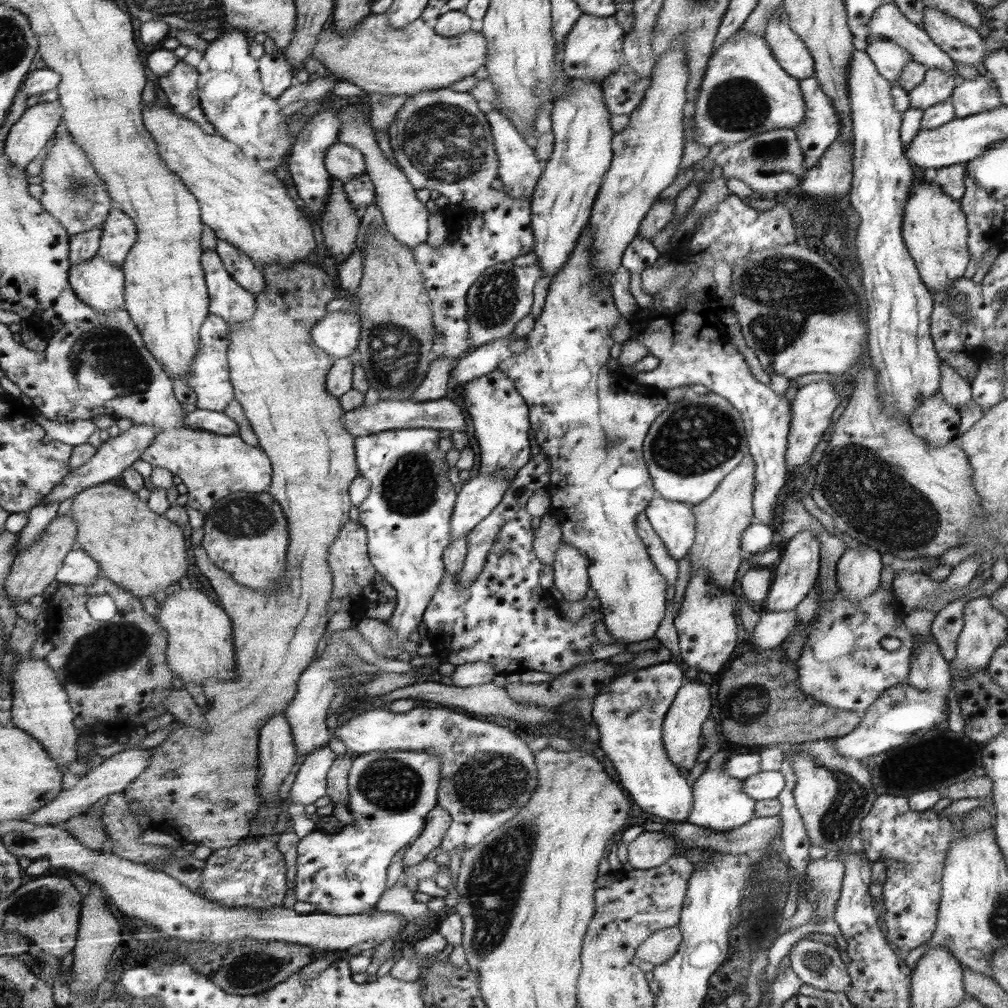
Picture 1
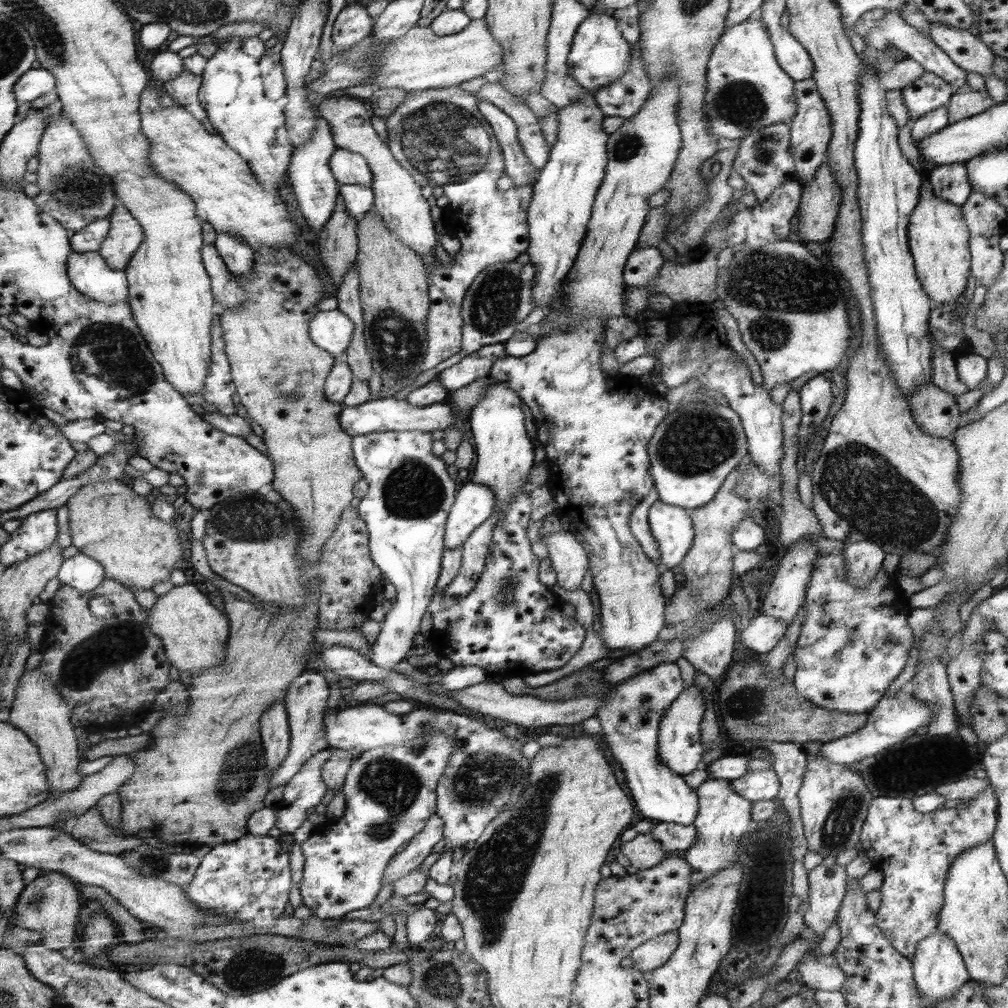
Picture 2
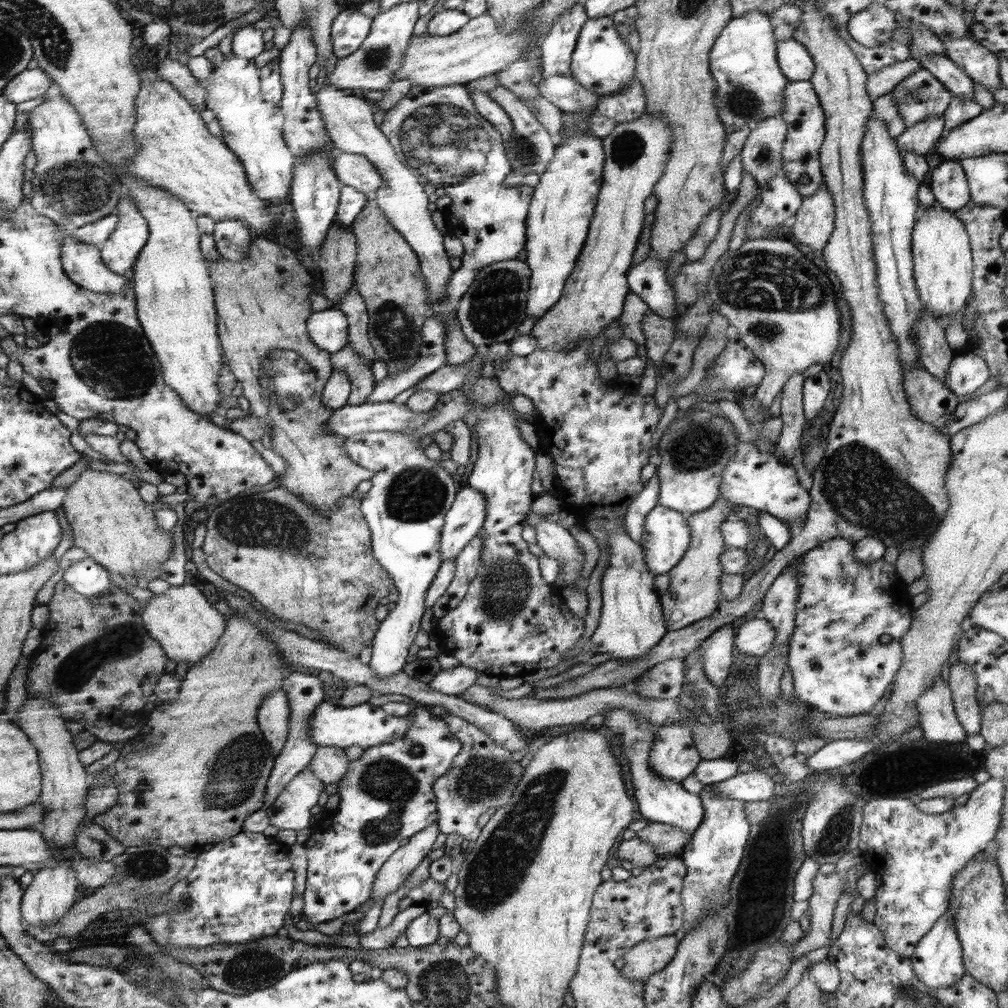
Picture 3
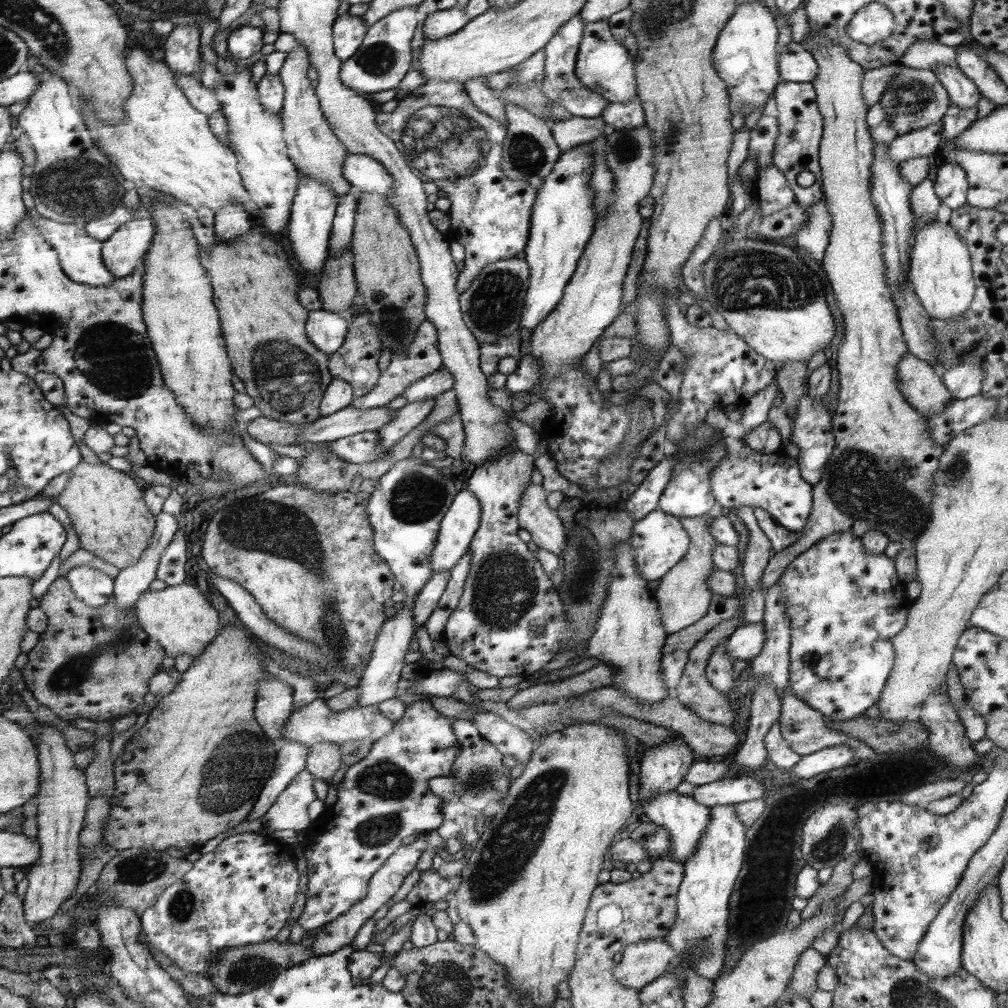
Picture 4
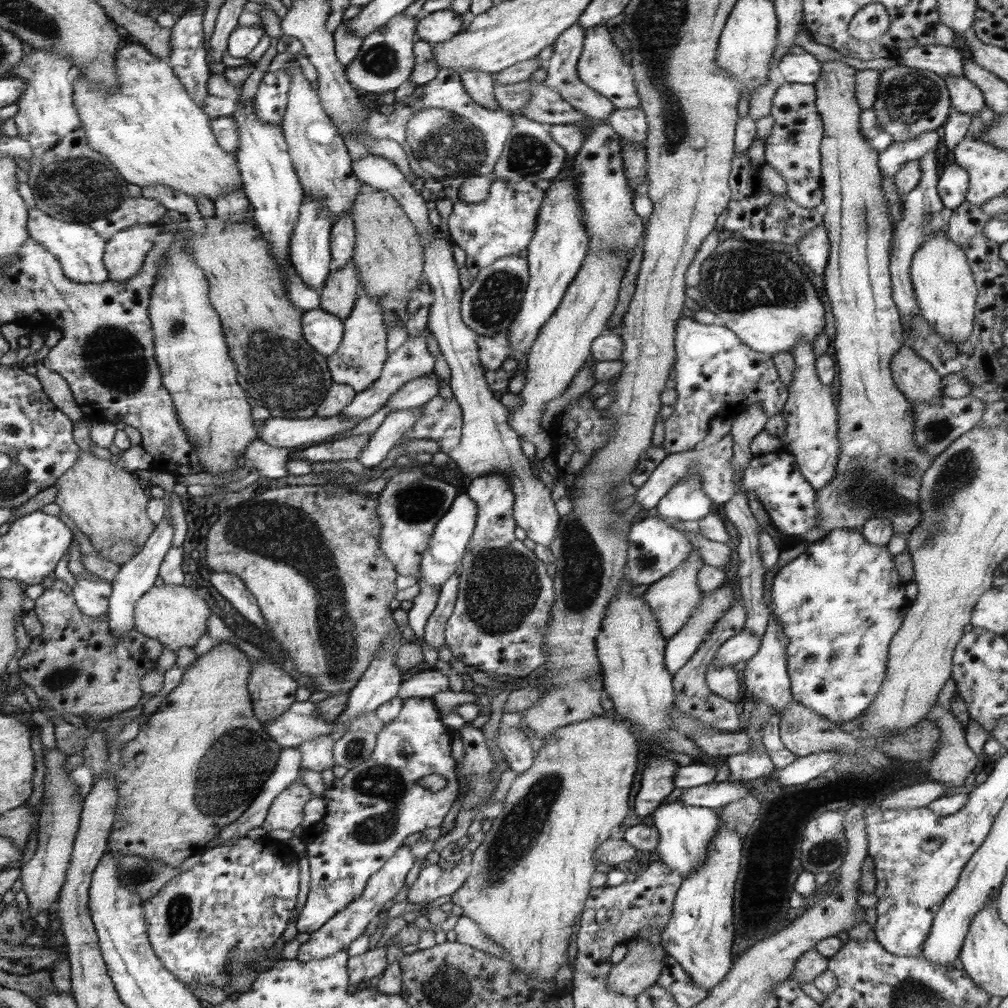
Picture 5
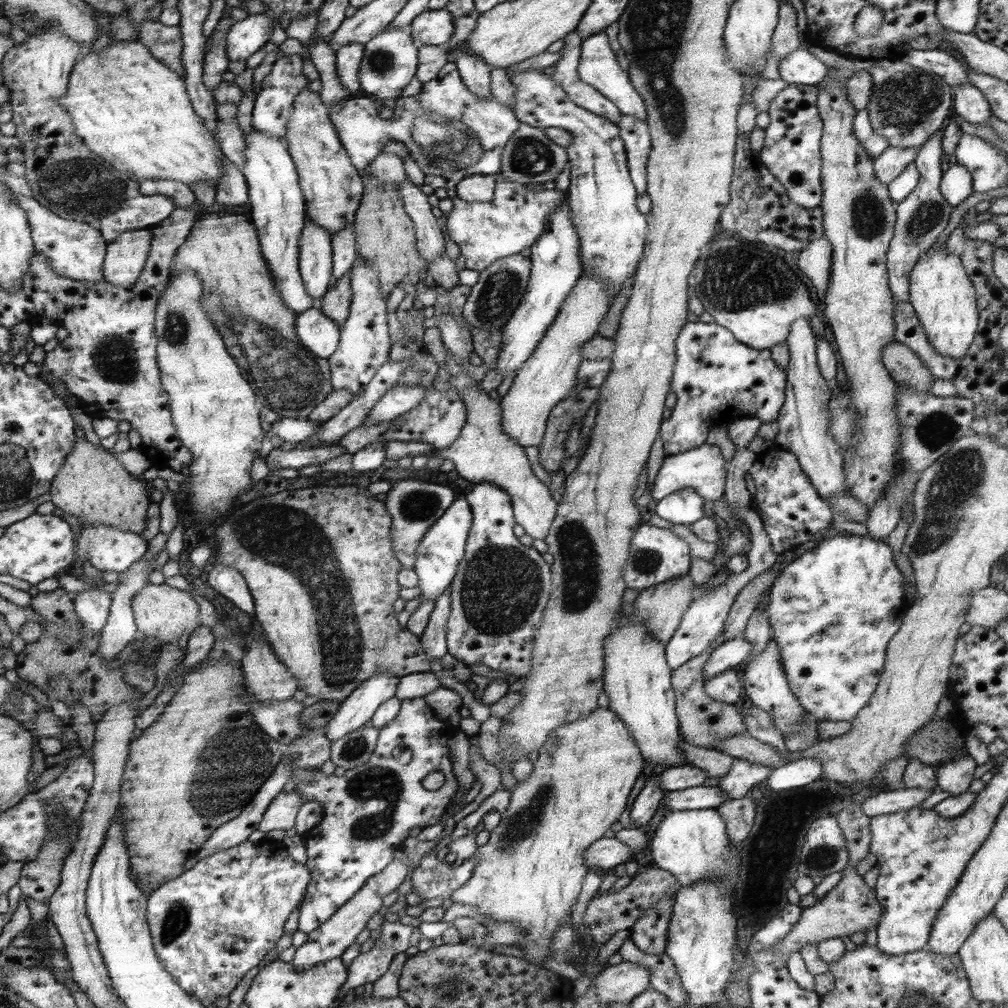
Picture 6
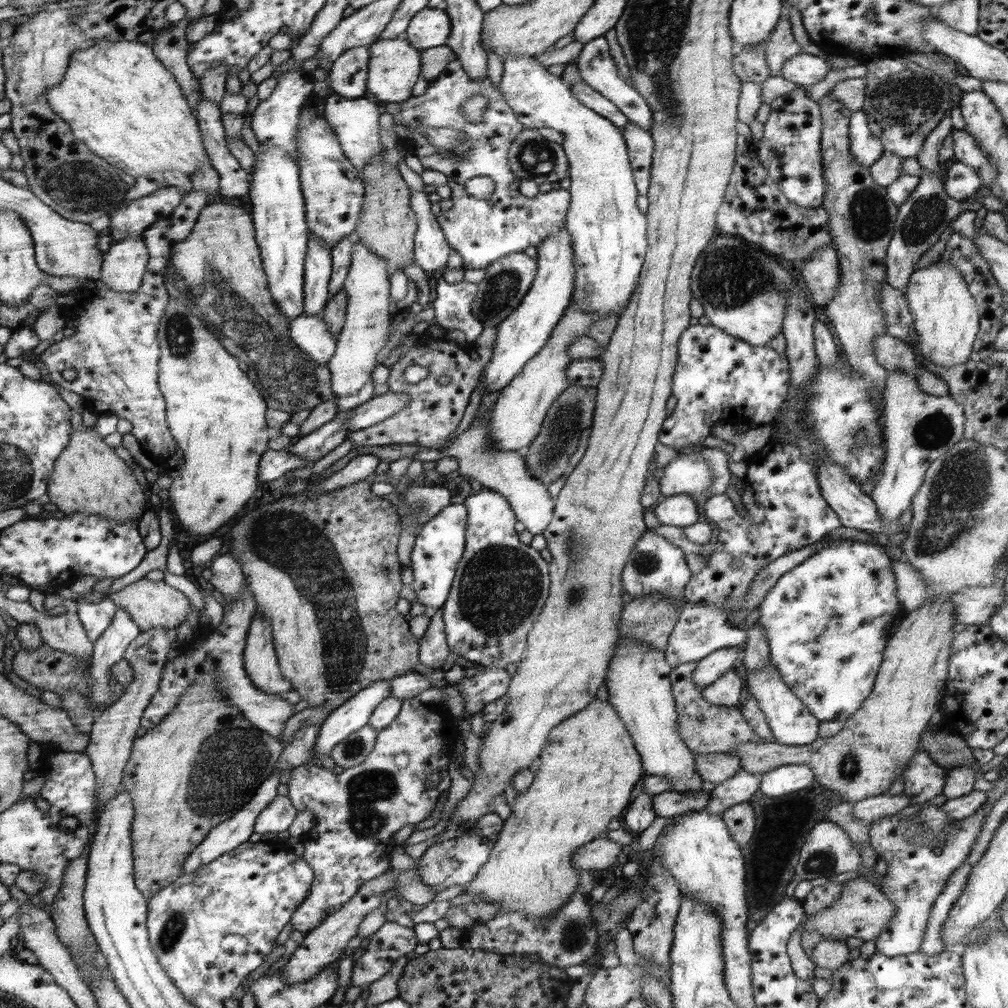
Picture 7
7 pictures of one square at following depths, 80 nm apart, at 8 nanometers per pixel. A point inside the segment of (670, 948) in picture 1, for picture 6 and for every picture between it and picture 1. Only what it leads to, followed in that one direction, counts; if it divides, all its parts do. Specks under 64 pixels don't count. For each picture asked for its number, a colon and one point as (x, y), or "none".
2: (651, 955)
3: (642, 960)
4: (643, 962)
5: (643, 963)
6: (620, 983)

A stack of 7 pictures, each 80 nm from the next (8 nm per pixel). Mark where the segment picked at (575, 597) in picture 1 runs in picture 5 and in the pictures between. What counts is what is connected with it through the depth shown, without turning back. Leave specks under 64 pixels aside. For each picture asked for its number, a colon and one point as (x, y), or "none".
2: (569, 559)
3: (557, 542)
4: (547, 531)
5: (489, 445)

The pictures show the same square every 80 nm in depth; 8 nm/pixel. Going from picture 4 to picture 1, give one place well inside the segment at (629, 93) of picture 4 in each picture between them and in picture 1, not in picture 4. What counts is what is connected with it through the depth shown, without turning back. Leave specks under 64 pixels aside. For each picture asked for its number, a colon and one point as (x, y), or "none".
1: (592, 49)
2: (599, 54)
3: (602, 62)

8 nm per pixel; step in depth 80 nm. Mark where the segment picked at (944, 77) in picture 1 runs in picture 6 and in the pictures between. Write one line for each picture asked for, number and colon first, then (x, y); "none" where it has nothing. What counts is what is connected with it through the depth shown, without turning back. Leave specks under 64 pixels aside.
2: (928, 92)
3: (921, 96)
4: (915, 98)
5: (909, 102)
6: (908, 105)

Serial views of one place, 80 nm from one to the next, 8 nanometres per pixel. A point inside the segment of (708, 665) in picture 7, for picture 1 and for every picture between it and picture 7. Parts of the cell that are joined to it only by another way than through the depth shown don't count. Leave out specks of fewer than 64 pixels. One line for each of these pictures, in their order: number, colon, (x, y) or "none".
1: (773, 628)
2: (763, 632)
3: (756, 636)
4: (745, 642)
5: (741, 647)
6: (732, 652)

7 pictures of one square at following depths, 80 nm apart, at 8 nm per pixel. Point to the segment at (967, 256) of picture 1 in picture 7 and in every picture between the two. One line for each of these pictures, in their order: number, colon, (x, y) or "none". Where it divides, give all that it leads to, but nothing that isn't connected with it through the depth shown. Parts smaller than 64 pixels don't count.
2: (938, 236)
3: (942, 260)
4: (940, 271)
5: (946, 293)
6: (945, 301)
7: (946, 317)

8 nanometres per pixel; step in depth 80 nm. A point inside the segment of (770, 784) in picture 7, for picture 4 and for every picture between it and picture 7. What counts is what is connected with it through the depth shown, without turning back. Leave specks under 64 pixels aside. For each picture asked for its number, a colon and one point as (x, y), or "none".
4: (822, 761)
5: (804, 769)
6: (794, 774)

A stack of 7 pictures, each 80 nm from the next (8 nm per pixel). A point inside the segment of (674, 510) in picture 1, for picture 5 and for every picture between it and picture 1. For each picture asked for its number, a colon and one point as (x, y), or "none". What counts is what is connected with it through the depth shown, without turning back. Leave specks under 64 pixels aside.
2: (671, 526)
3: (667, 536)
4: (659, 541)
5: (655, 548)

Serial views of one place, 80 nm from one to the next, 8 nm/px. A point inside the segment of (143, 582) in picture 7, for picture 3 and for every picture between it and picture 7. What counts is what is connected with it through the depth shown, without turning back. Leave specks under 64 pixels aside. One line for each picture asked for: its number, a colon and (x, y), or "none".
3: (189, 628)
4: (181, 618)
5: (175, 614)
6: (162, 611)

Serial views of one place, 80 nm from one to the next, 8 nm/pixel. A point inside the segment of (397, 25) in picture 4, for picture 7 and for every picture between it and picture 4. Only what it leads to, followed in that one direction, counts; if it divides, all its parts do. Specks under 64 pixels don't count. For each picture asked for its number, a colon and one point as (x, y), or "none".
5: (385, 60)
6: (390, 60)
7: (395, 65)

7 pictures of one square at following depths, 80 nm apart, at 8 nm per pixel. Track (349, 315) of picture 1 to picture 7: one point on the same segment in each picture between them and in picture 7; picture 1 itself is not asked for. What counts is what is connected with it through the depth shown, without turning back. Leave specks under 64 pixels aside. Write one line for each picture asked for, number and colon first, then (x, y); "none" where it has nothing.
2: (332, 330)
3: (328, 329)
4: (327, 330)
5: (324, 331)
6: (317, 332)
7: (310, 333)

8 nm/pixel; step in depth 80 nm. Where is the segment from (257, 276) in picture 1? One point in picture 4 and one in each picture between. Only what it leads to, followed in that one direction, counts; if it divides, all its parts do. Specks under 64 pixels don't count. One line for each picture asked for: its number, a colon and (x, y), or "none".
2: (239, 258)
3: (232, 238)
4: (234, 220)

